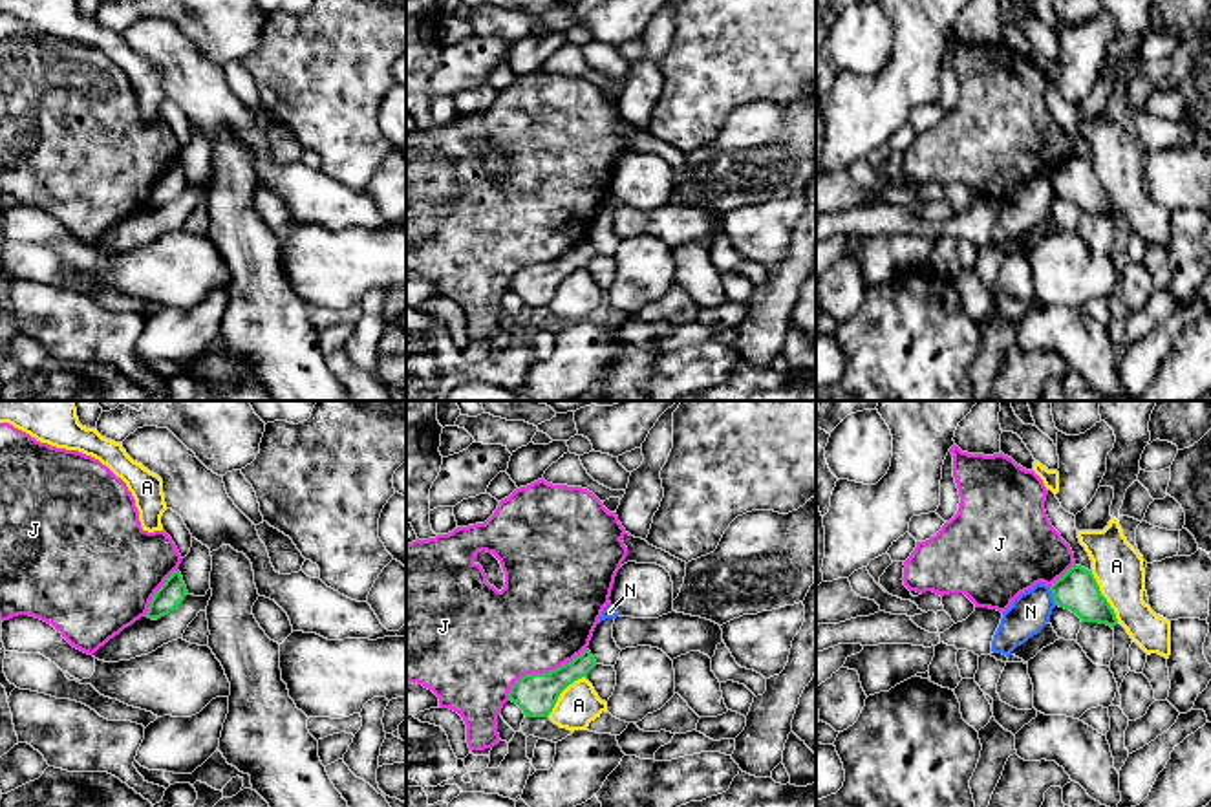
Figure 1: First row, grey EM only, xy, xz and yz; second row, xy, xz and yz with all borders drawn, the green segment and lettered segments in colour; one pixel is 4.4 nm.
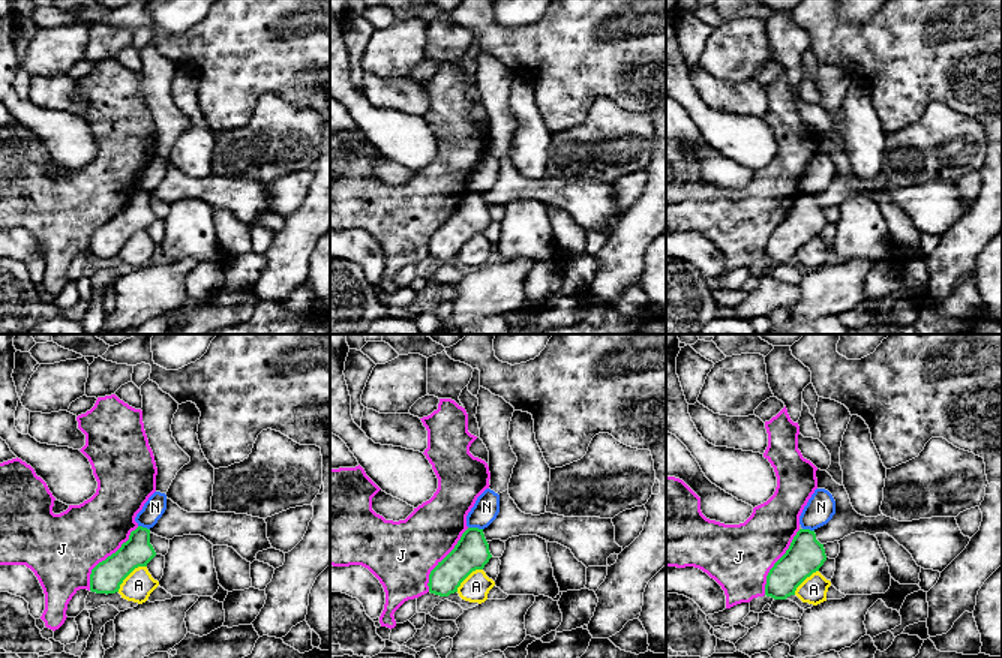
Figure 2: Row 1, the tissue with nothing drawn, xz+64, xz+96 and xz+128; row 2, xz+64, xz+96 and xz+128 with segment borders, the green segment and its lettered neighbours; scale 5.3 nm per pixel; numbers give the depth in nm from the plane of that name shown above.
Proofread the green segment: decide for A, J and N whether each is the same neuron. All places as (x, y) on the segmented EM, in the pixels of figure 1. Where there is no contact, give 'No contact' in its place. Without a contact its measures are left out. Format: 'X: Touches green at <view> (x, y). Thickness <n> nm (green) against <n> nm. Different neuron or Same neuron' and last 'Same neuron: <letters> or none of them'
A: Touches green at yz (1103, 597). Thickness 180 nm (green) against 220 nm. Different neuron
J: Touches green at xz (542, 674). Thickness 190 nm (green) against 440 nm. Different neuron
N: Touches green at yz (1052, 595). Thickness 180 nm (green) against 180 nm. Different neuron
Same neuron: none of them

